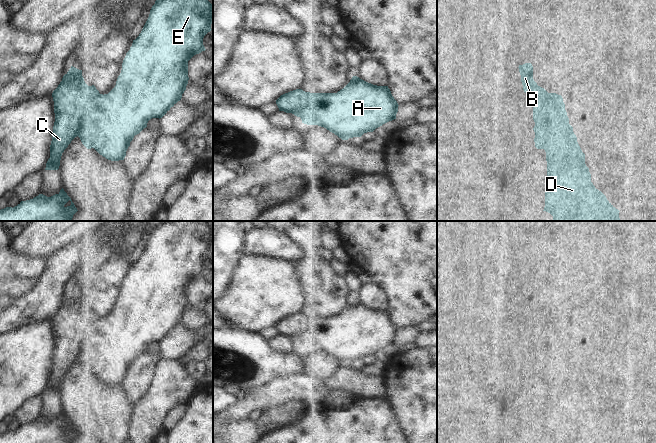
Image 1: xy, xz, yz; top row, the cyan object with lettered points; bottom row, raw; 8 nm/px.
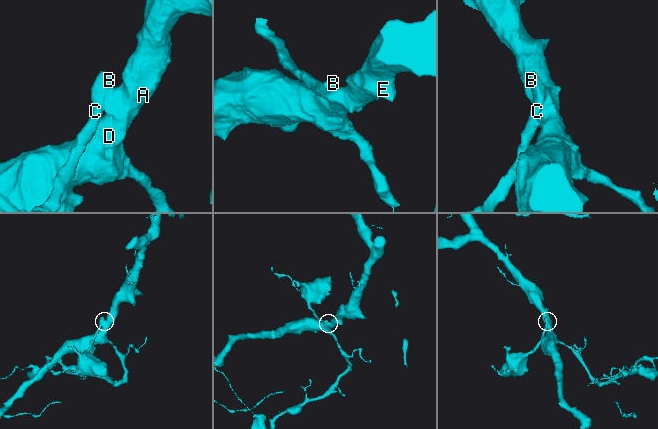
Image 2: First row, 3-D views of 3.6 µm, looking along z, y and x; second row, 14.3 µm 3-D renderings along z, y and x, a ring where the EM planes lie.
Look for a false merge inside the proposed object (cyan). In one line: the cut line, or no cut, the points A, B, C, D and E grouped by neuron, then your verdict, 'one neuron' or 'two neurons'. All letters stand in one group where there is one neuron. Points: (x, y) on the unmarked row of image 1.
cut xy (100, 318), (95, 330), (88, 332), (80, 343), (77, 359); groups A D E / B C; two neurons

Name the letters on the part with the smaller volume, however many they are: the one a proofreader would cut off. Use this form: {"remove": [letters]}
{"remove": ["B", "C"]}

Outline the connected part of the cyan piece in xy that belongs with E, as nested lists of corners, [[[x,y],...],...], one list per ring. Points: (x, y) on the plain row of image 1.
[[[164,221],[155,225],[141,257],[126,277],[115,311],[108,318],[100,318],[95,332],[88,332],[80,343],[78,361],[87,373],[94,372],[111,385],[124,384],[130,366],[147,351],[148,345],[162,342],[181,324],[189,304],[188,285],[206,274],[203,262],[212,254],[212,234],[213,229],[206,221]]]

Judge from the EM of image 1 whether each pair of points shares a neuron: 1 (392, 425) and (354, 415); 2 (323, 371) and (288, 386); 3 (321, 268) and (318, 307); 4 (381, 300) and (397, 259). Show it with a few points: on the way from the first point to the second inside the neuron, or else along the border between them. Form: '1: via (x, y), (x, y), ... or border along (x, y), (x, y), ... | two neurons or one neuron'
1: via (383, 425), (363, 424) | one neuron
2: border along (300, 374), (309, 378), (318, 378), (322, 381) | two neurons
3: via (321, 278), (321, 297) | one neuron
4: border along (372, 281), (379, 284), (387, 293), (388, 309) | two neurons

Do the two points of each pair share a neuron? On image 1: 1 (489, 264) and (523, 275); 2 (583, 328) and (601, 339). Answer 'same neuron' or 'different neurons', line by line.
1: different neurons
2: different neurons

